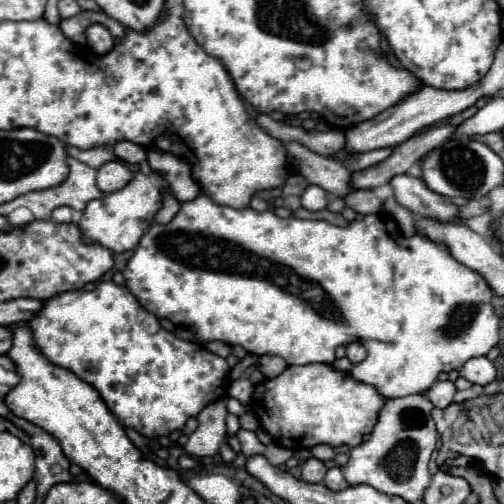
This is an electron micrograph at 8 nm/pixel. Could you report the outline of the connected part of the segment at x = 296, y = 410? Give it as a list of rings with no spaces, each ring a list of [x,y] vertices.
[[[321,363],[287,367],[279,377],[259,383],[251,399],[251,407],[255,407],[263,429],[277,445],[293,451],[311,449],[319,443],[331,447],[359,445],[363,435],[373,429],[383,403],[385,397],[371,385],[357,383],[349,373],[335,371]]]

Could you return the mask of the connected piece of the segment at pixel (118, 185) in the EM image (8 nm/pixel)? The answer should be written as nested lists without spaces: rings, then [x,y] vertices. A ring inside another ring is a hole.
[[[109,161],[97,169],[97,187],[103,193],[123,189],[131,181],[133,173],[123,161]]]

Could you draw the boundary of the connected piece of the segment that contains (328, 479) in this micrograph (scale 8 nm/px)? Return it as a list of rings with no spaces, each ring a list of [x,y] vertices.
[[[339,467],[329,469],[327,475],[325,475],[325,479],[323,479],[323,483],[325,483],[329,489],[333,489],[333,491],[341,491],[341,489],[345,489],[345,487],[349,485],[349,483],[345,481],[345,477],[343,477],[343,473],[341,473]]]

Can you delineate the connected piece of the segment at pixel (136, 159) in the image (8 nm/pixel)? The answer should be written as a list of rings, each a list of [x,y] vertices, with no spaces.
[[[119,141],[119,143],[115,143],[115,145],[113,145],[113,153],[115,153],[119,159],[123,159],[123,161],[127,161],[127,163],[131,163],[131,165],[141,163],[143,159],[147,159],[145,147],[139,147],[139,145],[131,143],[131,141]]]

